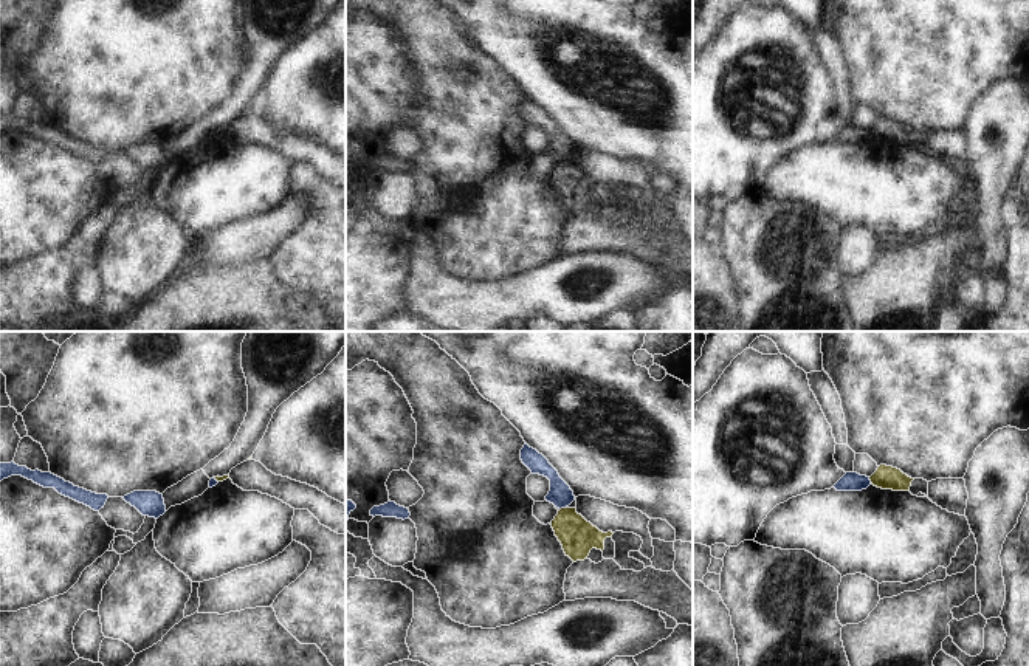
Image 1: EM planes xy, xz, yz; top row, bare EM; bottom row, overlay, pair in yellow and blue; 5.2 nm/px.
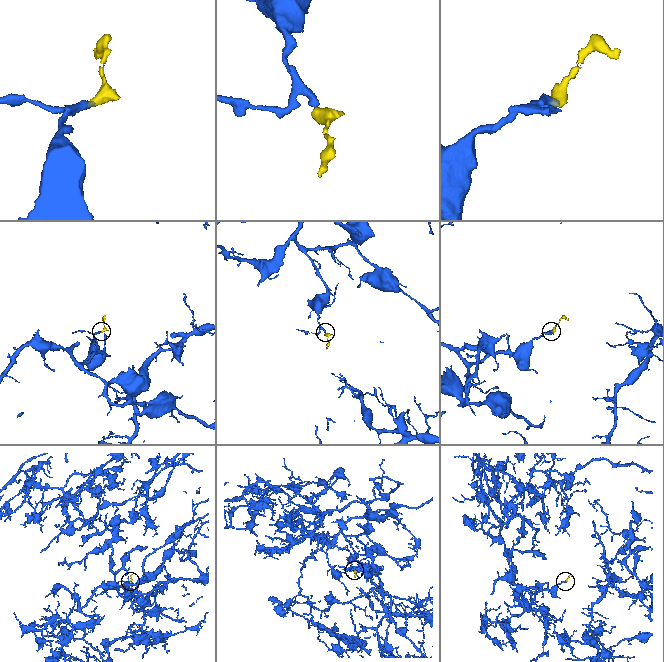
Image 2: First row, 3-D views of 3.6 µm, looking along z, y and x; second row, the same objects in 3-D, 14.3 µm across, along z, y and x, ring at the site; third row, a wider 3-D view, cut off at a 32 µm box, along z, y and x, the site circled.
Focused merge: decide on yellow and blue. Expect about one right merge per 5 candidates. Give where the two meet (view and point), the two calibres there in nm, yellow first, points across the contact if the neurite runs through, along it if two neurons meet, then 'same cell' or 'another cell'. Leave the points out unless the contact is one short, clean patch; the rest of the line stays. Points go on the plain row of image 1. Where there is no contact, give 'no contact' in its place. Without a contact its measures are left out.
xz (561, 161) | 190/120 nm | along xz (564, 160), (560, 163) | another cell

